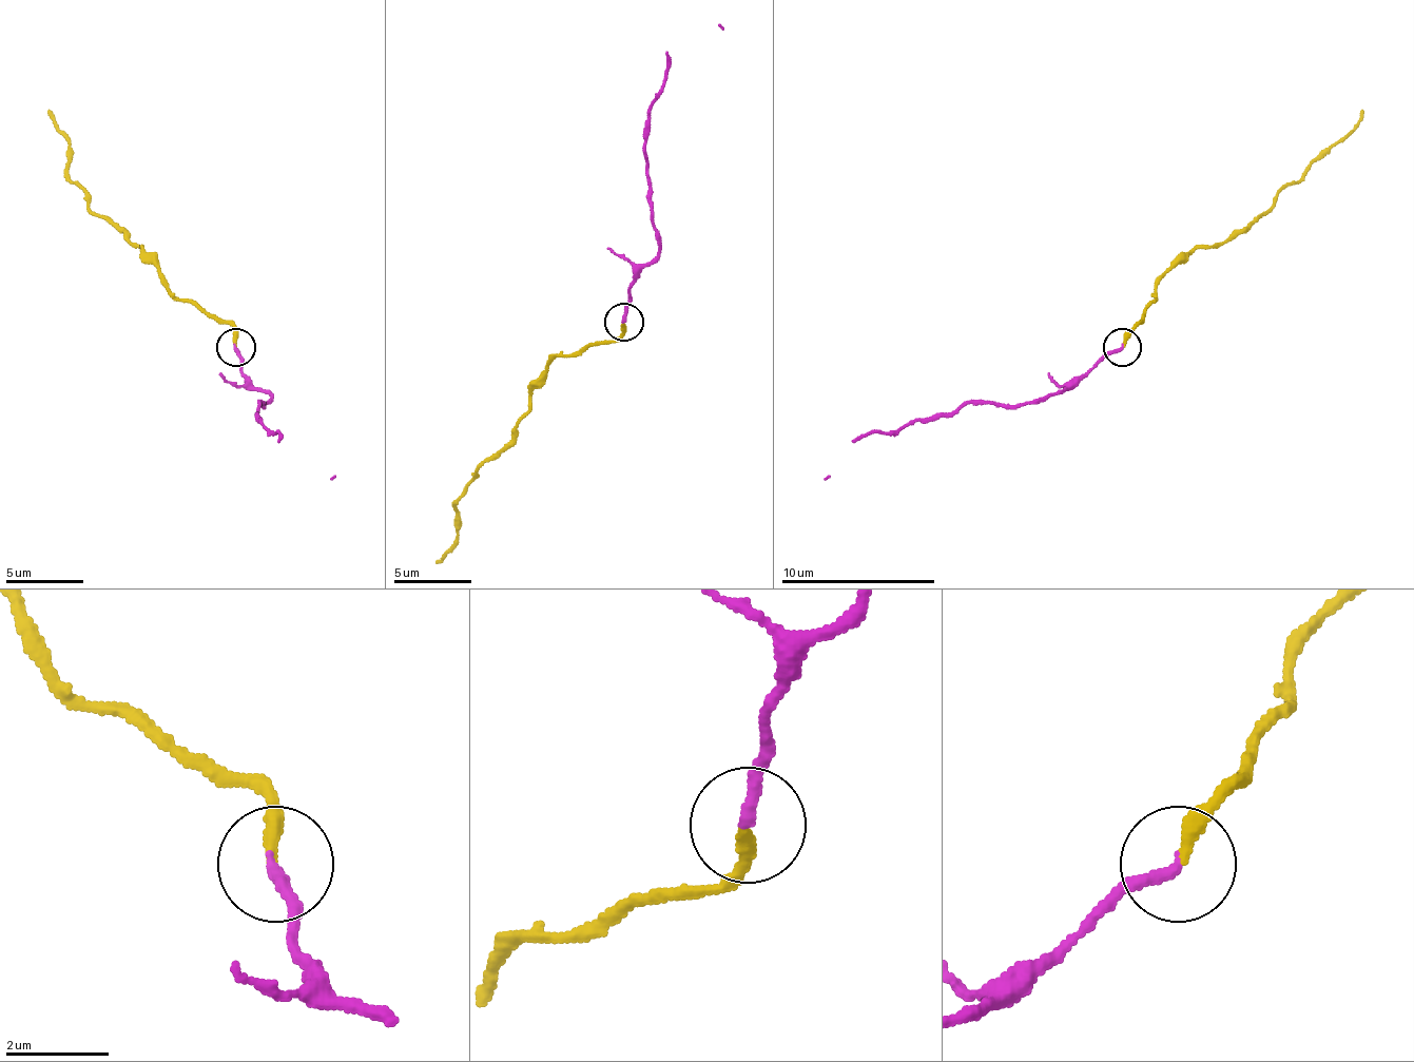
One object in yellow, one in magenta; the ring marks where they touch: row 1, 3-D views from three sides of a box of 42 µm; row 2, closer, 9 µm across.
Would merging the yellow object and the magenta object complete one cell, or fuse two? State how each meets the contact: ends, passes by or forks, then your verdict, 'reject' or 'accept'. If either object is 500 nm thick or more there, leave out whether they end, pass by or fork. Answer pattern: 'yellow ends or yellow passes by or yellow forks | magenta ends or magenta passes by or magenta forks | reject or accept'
yellow ends | magenta ends | reject

